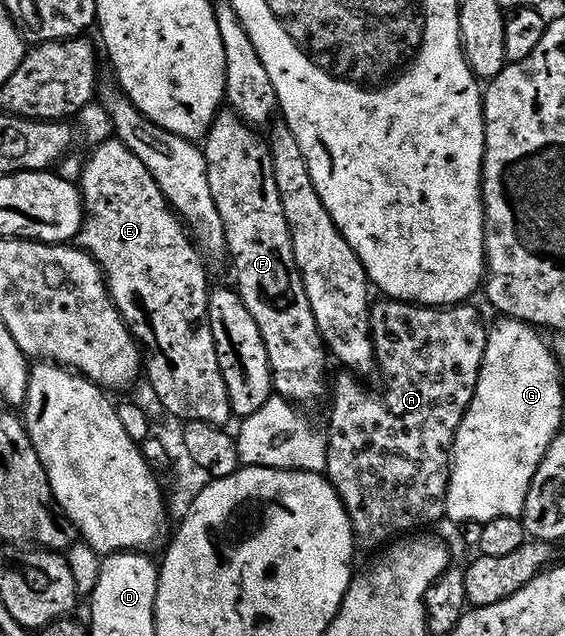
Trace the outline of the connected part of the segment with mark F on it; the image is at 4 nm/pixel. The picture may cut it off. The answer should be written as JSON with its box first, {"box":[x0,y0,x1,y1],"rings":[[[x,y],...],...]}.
{"box":[204,111,328,403],"rings":[[[233,111],[219,112],[214,118],[214,122],[210,125],[210,131],[204,138],[204,152],[206,162],[208,163],[208,187],[212,187],[212,199],[216,199],[216,211],[220,211],[220,219],[224,223],[224,231],[226,232],[226,248],[225,252],[230,253],[230,261],[234,264],[234,281],[238,298],[244,303],[244,307],[248,307],[248,315],[252,315],[252,319],[256,319],[256,327],[260,329],[260,339],[264,341],[264,347],[268,353],[268,363],[270,364],[270,379],[272,389],[279,397],[285,397],[291,403],[299,403],[298,401],[314,401],[322,391],[322,376],[326,373],[326,361],[328,362],[328,350],[322,343],[322,336],[316,327],[316,319],[312,315],[312,307],[306,298],[306,292],[302,286],[302,280],[298,274],[298,269],[294,265],[294,252],[292,251],[292,237],[288,221],[284,215],[284,207],[280,199],[280,191],[276,187],[276,179],[272,171],[272,159],[270,158],[270,147],[265,140],[262,141],[257,137],[255,130],[247,125],[237,113]]]}

